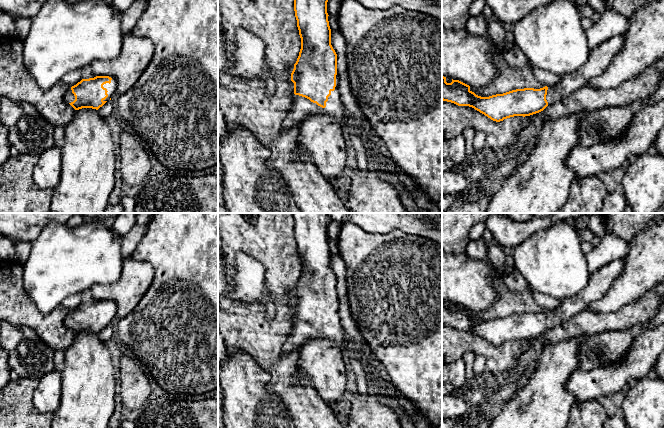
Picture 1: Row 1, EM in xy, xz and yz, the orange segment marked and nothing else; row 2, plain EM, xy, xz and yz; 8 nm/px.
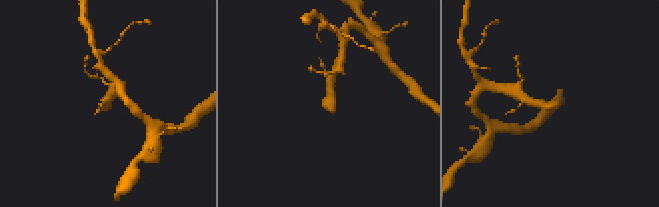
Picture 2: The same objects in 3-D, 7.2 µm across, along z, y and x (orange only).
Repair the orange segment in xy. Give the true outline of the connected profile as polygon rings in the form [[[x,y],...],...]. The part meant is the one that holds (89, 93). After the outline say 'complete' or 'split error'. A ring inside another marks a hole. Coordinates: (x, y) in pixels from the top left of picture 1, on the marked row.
[[[92,75],[72,86],[65,96],[75,110],[92,108],[98,110],[116,91],[117,82],[109,76]]] | split error

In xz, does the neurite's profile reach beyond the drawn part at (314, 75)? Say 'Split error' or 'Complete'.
Split error

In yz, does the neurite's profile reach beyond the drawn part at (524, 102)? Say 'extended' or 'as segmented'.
extended

